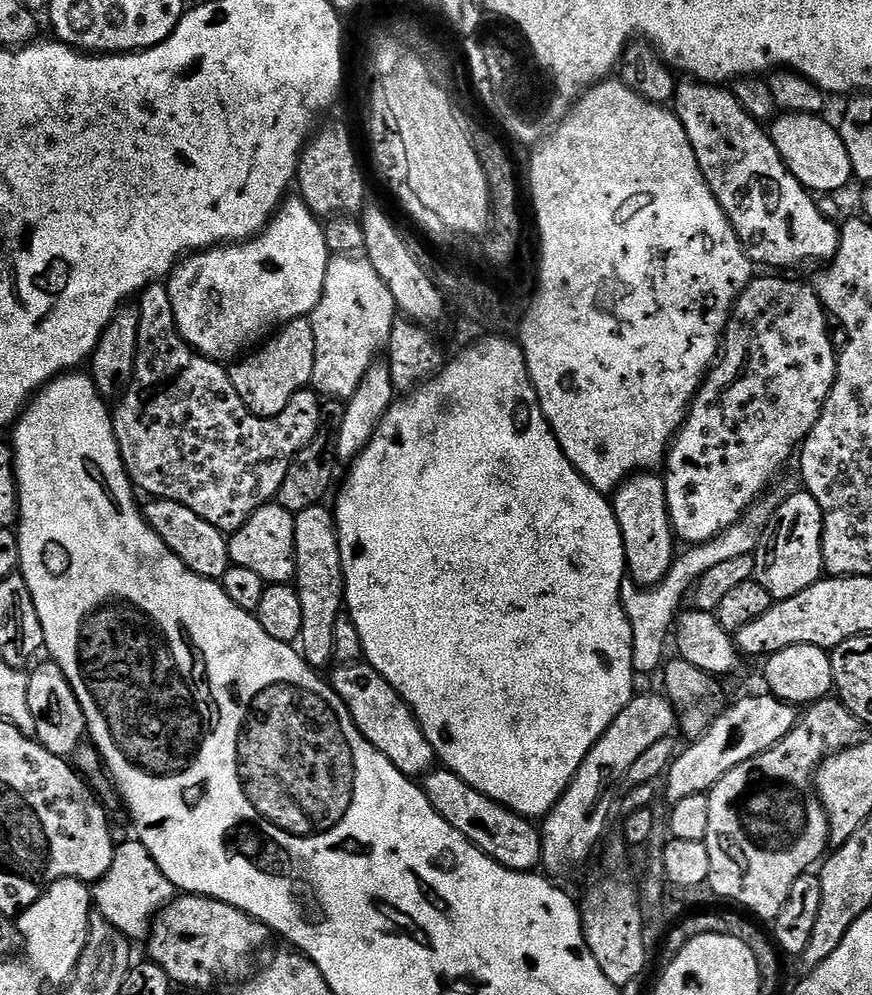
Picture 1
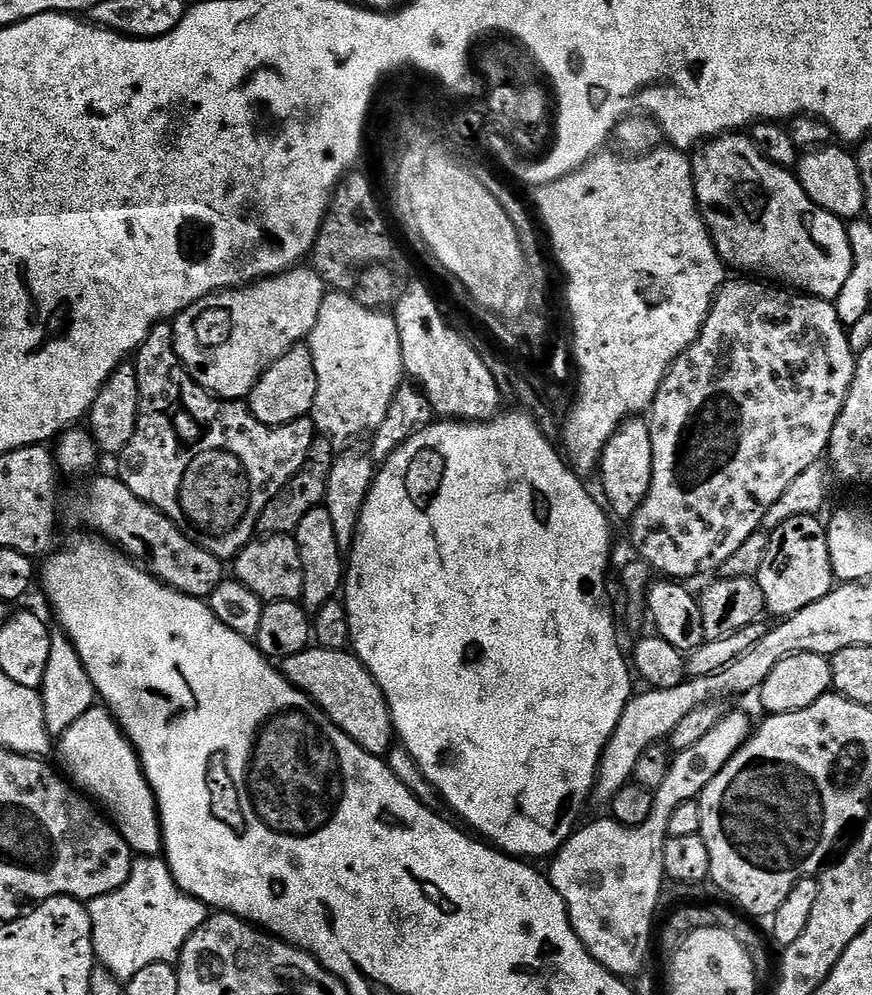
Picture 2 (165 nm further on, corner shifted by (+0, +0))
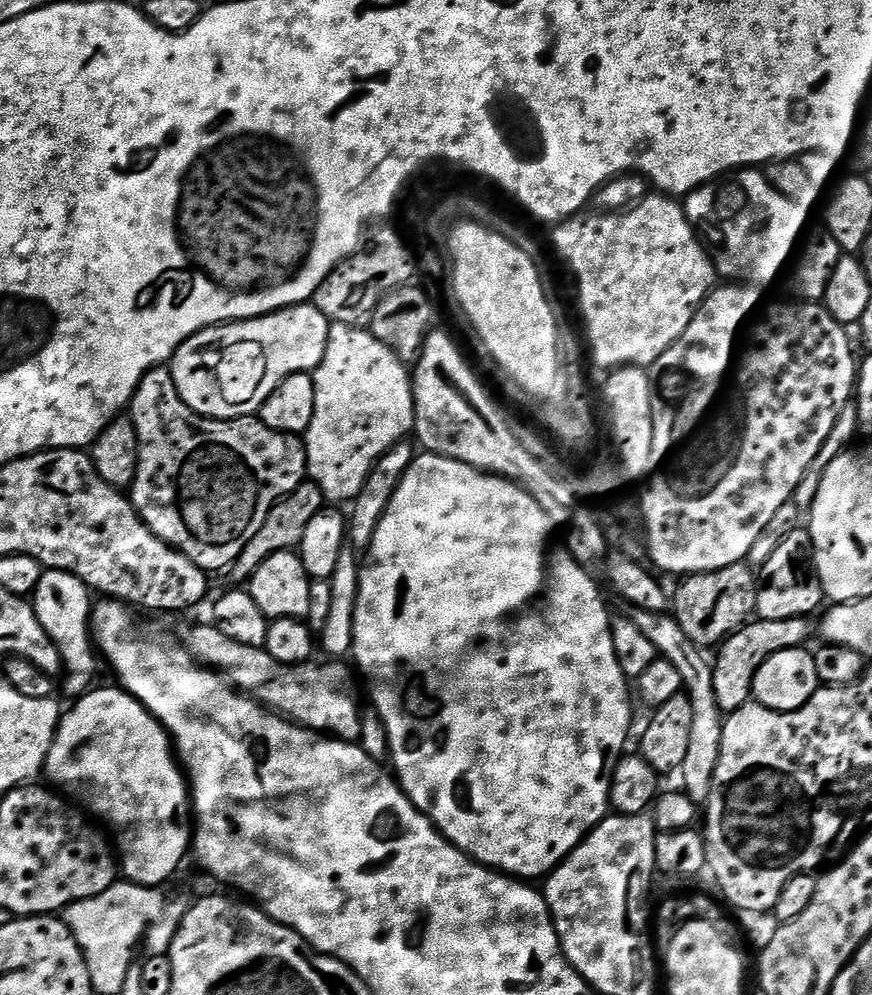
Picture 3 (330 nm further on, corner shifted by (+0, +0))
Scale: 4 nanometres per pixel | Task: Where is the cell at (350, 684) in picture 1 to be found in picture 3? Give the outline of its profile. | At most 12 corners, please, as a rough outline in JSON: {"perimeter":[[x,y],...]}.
{"perimeter":[[220,628],[182,636],[201,665],[301,728],[359,741],[347,663],[283,664]]}

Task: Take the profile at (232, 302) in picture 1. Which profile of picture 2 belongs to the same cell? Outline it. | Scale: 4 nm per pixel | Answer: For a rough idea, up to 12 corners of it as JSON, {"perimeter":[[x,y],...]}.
{"perimeter":[[311,266],[211,292],[175,317],[184,368],[243,401],[307,341]]}

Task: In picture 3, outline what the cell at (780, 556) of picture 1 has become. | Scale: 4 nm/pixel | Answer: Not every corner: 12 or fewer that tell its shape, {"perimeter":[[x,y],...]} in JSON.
{"perimeter":[[807,527],[764,564],[756,616],[811,617],[825,603]]}

